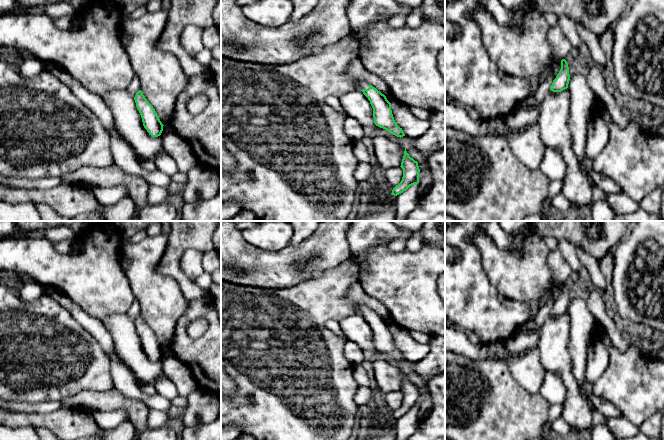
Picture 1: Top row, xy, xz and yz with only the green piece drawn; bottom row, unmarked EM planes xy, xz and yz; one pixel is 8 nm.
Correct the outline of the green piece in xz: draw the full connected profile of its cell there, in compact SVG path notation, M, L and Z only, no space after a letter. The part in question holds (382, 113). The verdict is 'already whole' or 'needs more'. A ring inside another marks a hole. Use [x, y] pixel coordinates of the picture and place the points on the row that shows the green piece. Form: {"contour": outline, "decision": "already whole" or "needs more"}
{"contour": "M362 81L358 85L358 89L368 98L373 108L373 118L376 126L389 131L397 137L405 136L402 128L400 128L394 120L391 103L386 96L378 91L368 82Z", "decision": "needs more"}

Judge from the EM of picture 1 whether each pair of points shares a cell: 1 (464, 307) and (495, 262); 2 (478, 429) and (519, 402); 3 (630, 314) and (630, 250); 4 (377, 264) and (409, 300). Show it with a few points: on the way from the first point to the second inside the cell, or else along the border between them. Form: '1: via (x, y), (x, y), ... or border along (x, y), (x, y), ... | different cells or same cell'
1: border along (480, 251), (483, 270), (489, 282), (500, 293) | different cells
2: via (488, 419), (492, 415), (506, 415), (509, 412) | same cell
3: via (626, 298), (623, 291), (623, 272), (626, 266) | same cell
4: via (386, 273), (404, 291) | same cell

